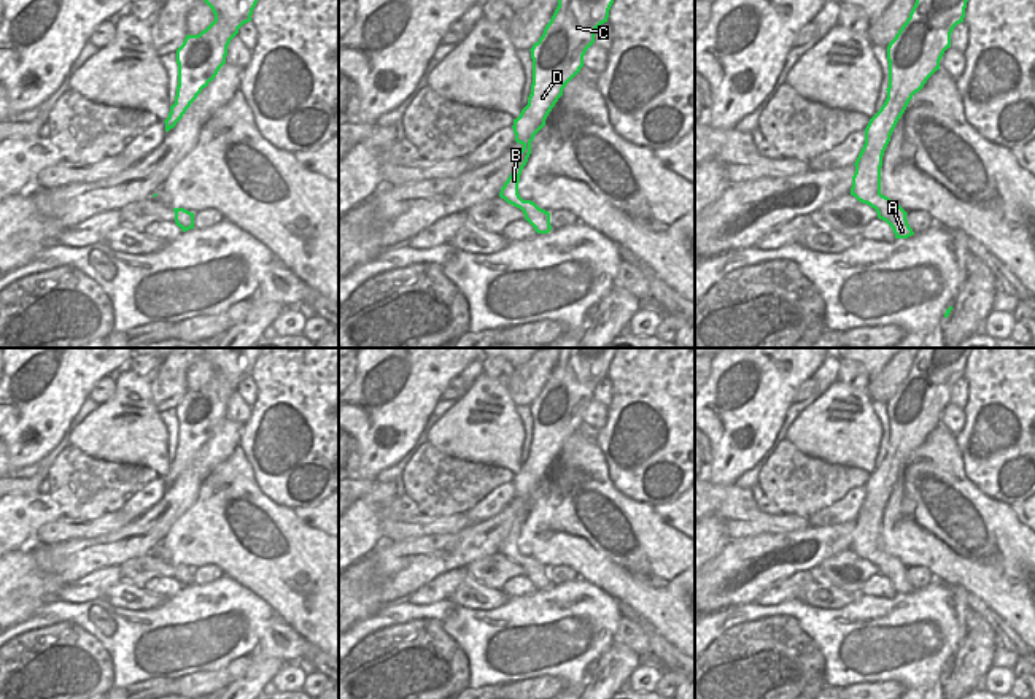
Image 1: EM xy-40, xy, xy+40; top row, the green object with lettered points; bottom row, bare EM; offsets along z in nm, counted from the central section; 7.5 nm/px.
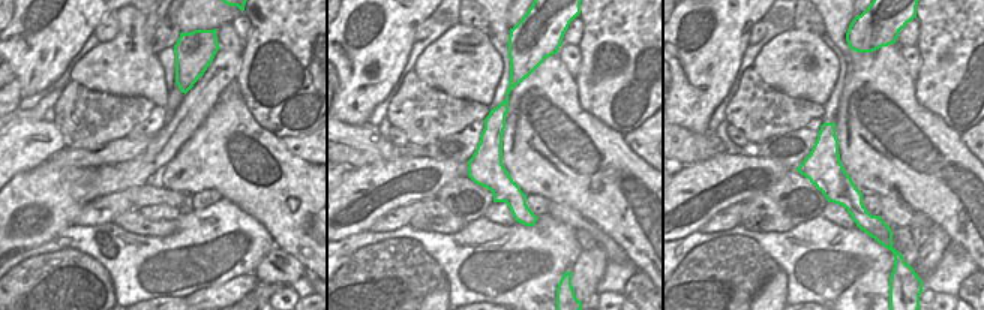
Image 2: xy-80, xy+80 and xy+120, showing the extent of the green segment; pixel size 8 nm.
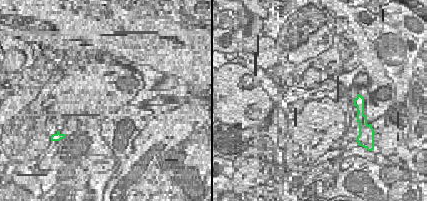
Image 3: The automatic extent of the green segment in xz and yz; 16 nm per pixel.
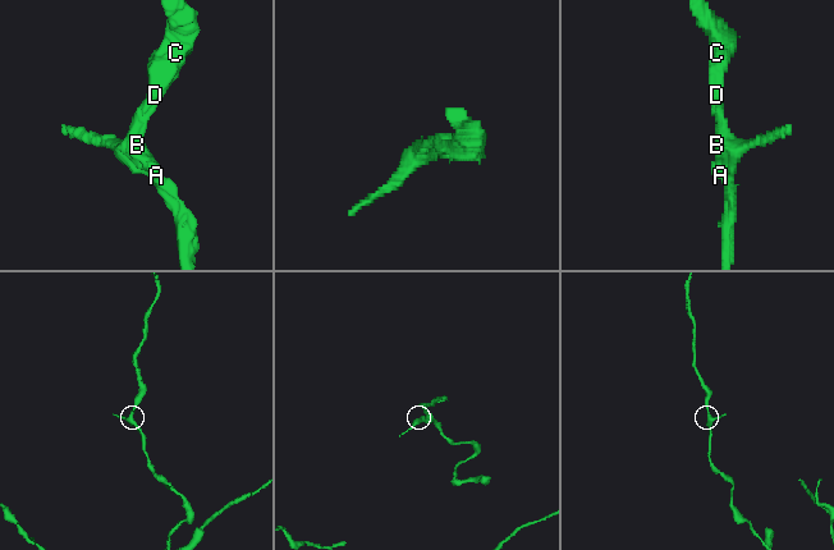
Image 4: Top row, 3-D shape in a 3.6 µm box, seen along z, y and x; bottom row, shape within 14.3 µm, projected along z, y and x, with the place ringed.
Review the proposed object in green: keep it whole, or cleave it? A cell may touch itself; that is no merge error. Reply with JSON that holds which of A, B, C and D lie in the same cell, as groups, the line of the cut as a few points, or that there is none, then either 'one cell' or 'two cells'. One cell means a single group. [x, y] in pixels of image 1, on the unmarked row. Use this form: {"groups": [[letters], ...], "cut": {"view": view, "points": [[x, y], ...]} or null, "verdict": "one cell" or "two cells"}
{"groups": [["A", "B", "C", "D"]], "cut": null, "verdict": "one cell"}

